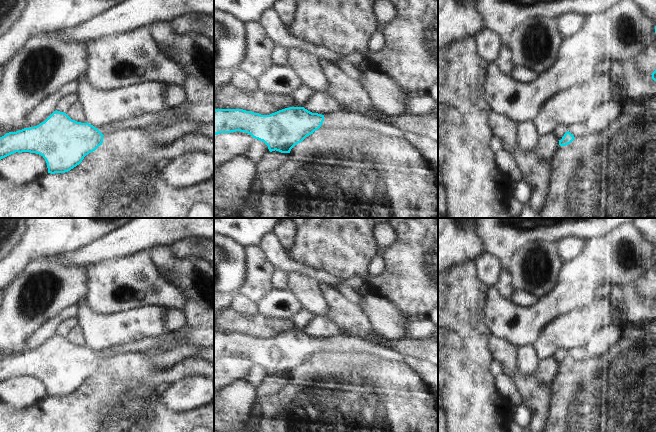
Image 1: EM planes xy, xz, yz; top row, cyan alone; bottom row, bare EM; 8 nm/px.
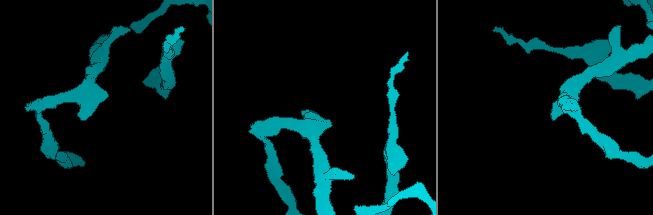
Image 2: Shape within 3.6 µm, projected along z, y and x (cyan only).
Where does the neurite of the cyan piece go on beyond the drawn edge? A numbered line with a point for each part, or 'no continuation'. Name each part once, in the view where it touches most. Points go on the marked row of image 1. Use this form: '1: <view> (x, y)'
no continuation

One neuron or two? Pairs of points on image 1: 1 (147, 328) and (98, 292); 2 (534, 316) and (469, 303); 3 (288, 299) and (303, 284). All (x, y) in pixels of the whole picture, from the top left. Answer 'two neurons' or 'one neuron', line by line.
1: two neurons
2: two neurons
3: two neurons

